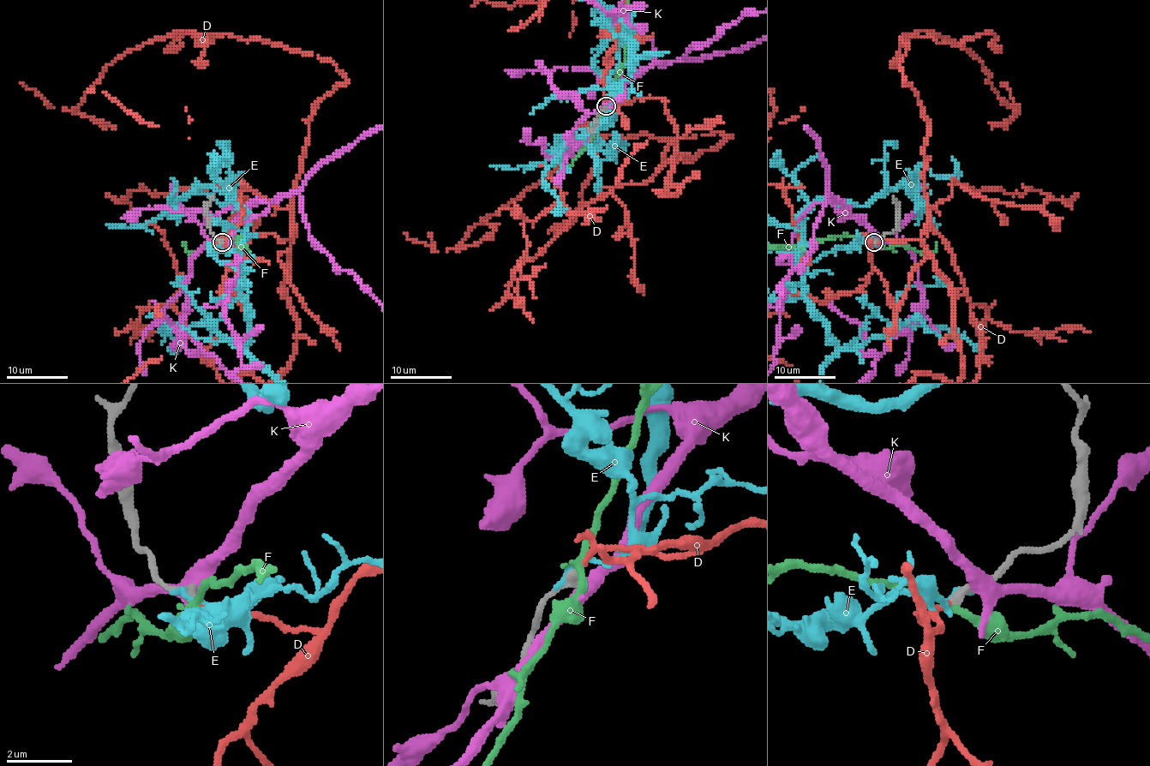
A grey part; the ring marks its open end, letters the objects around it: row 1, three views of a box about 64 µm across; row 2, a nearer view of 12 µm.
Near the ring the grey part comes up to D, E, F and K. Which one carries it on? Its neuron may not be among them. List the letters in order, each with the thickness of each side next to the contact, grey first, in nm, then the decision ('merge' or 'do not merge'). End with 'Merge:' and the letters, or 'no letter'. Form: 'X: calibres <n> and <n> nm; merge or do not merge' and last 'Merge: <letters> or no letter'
D: calibres 300 and 130 nm; merge
E: calibres 320 and 150 nm; do not merge
F: calibres 300 and 240 nm; do not merge
K: calibres 320 and 360 nm; do not merge
Merge: D

